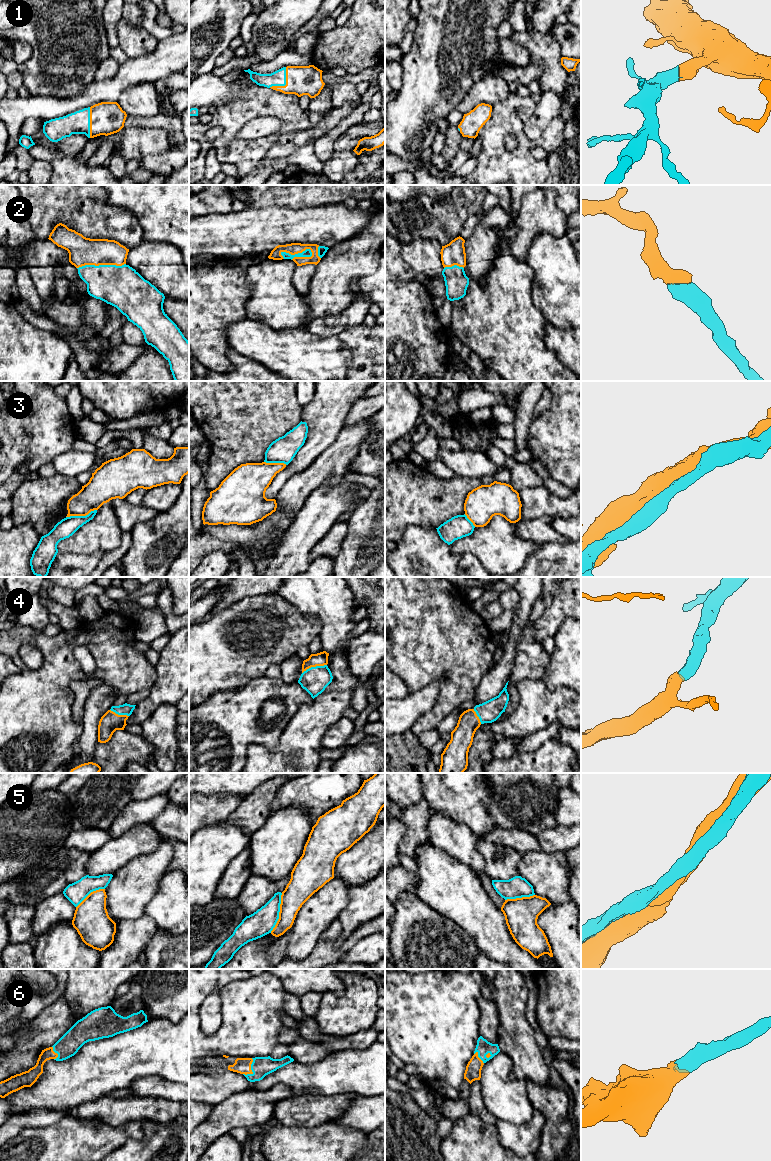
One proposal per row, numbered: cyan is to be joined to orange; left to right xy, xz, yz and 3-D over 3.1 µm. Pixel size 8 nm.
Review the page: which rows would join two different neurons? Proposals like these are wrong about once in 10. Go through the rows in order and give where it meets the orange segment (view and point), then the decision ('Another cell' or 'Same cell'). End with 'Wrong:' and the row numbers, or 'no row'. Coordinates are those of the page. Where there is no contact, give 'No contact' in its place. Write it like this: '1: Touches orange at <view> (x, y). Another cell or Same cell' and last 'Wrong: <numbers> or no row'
1: Touches orange at xz (286, 84). Same cell
2: Touches orange at xz (296, 257). Same cell
3: Touches orange at xy (81, 515). Same cell
4: Touches orange at xz (314, 666). Same cell
5: Touches orange at xz (279, 913). Same cell
6: Touches orange at xz (250, 1069). Same cell
Wrong: no row

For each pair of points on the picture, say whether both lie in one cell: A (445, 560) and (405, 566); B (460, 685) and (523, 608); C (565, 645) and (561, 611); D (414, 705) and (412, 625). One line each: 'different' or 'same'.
A: same
B: different
C: different
D: different

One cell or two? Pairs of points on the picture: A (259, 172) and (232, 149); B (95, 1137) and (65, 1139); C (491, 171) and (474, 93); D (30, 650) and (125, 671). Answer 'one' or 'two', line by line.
A: two
B: one
C: two
D: two

